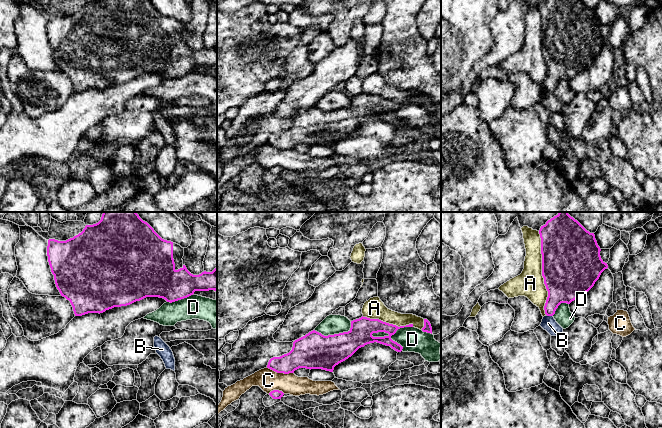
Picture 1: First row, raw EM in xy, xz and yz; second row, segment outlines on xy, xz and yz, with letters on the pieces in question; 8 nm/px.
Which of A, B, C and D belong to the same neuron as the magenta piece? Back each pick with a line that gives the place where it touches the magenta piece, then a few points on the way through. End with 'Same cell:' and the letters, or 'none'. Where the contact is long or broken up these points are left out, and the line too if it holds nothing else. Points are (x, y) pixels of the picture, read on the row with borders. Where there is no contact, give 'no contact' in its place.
Same cell: none

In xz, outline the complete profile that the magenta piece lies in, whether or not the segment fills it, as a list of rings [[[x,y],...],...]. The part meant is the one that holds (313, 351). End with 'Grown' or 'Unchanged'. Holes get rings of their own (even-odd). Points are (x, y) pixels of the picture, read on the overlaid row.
[[[361,317],[351,321],[348,332],[324,336],[313,330],[293,342],[292,350],[269,360],[267,368],[277,373],[294,373],[299,368],[322,369],[333,372],[334,367],[351,357],[359,348],[370,343],[390,346],[397,352],[403,347],[391,339],[400,328],[413,324],[396,326],[379,319]],[[385,332],[388,336],[373,337],[373,333]]]. Unchanged

